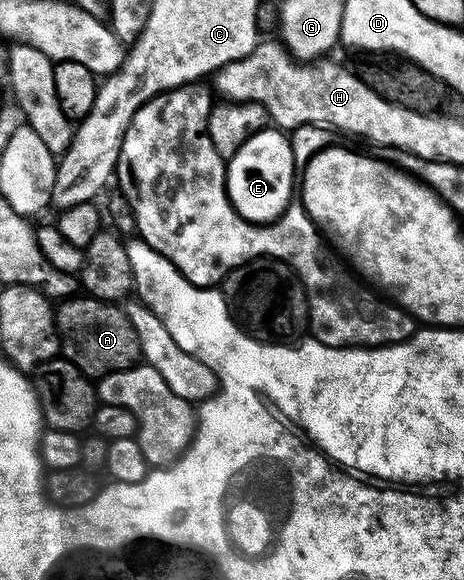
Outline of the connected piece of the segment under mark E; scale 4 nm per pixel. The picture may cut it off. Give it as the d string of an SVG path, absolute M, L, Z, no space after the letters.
M276 126L255 131L240 145L235 157L229 161L228 194L235 204L236 211L248 222L254 222L256 225L274 224L293 203L294 182L296 180L297 183L298 170L296 174L296 158L287 137L289 138L289 135Z

